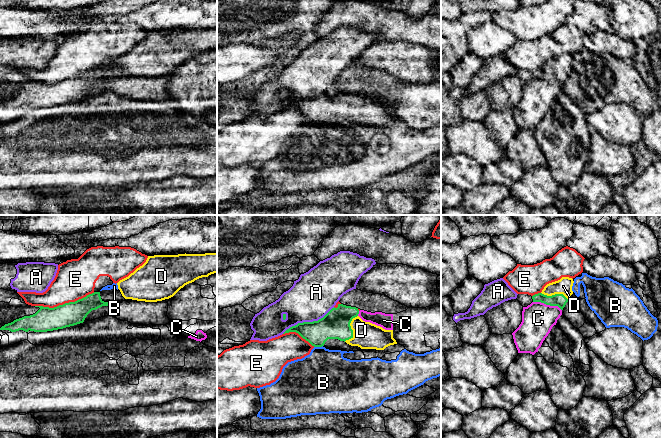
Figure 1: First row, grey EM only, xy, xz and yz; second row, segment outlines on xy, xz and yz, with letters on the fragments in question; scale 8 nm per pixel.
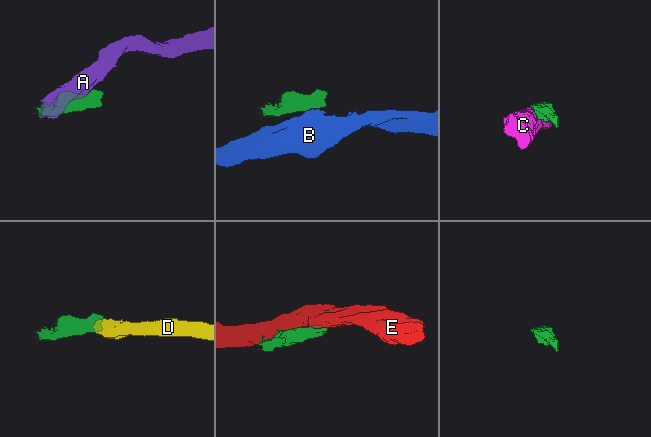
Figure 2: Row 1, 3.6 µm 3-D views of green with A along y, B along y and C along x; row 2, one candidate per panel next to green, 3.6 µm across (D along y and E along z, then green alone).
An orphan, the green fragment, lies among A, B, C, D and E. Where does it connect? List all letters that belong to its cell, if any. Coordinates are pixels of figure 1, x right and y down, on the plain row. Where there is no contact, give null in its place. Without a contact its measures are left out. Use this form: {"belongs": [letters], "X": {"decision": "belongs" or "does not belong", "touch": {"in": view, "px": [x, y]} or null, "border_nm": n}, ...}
{"belongs": ["D"], "A": {"decision": "does not belong", "touch": {"in": "xz", "px": [308, 98]}, "border_nm": 480}, "B": {"decision": "does not belong", "touch": {"in": "xz", "px": [318, 122]}, "border_nm": 70}, "C": {"decision": "does not belong", "touch": {"in": "yz", "px": [547, 80]}, "border_nm": 240}, "D": {"decision": "belongs", "touch": {"in": "xz", "px": [351, 105]}, "border_nm": 240}, "E": {"decision": "does not belong", "touch": {"in": "xy", "px": [65, 79]}, "border_nm": 500}}

